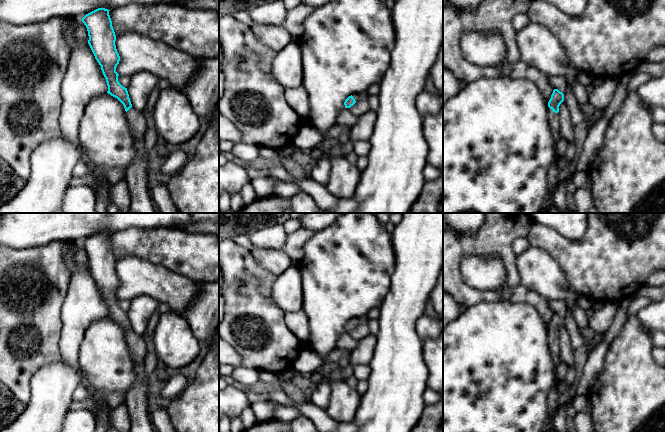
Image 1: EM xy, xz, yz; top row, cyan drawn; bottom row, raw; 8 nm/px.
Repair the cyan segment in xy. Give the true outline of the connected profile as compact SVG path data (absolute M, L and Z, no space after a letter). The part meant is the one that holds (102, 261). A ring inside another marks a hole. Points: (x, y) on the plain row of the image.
M98 232L86 238L82 246L88 255L88 268L106 303L107 317L123 328L134 361L137 380L125 398L131 423L129 432L156 432L147 408L148 383L144 371L146 342L143 336L137 335L132 330L127 312L118 305L119 298L116 296L116 291L120 280L115 269L116 259L109 235L105 232Z

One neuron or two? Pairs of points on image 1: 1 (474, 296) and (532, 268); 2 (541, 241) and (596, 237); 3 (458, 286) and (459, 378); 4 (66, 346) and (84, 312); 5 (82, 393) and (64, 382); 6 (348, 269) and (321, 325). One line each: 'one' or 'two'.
1: two
2: one
3: two
4: one
5: two
6: one

